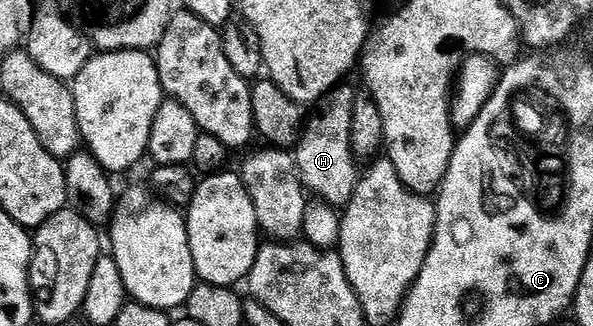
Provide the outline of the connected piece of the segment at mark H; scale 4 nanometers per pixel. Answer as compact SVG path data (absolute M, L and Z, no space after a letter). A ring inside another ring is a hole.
M347 86L334 87L314 104L312 111L315 112L312 115L310 112L306 116L303 133L293 148L295 164L304 188L316 200L336 209L347 206L347 202L353 197L355 186L359 184L361 174L360 168L355 168L357 156L350 143L352 108L353 101L357 98L357 91Z

